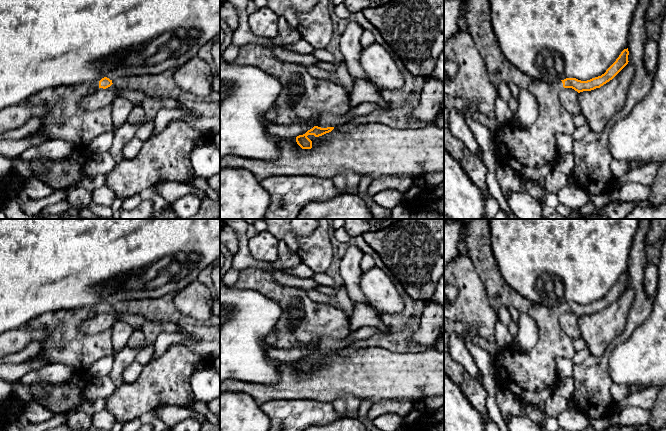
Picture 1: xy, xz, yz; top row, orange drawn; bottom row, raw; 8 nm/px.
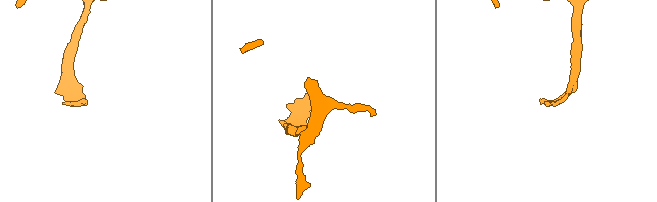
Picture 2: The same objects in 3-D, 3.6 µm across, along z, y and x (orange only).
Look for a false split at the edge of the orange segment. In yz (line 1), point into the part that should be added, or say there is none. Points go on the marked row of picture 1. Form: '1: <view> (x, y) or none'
1: yz (531, 151)

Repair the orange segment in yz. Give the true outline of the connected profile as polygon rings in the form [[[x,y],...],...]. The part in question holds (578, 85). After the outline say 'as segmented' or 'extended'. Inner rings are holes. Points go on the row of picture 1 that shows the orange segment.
[[[628,48],[624,49],[604,74],[587,81],[566,78],[530,82],[528,90],[538,103],[538,118],[530,126],[509,121],[494,132],[493,140],[501,164],[512,168],[521,180],[545,188],[545,179],[555,169],[559,155],[556,135],[572,135],[576,128],[572,115],[560,102],[560,92],[564,88],[572,88],[578,93],[600,88],[628,64],[628,55]]]; extended

